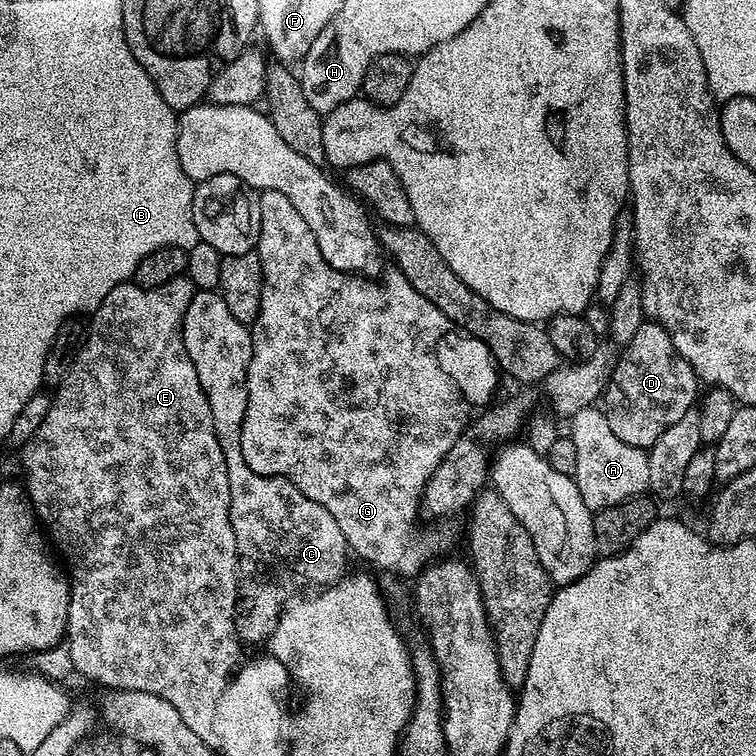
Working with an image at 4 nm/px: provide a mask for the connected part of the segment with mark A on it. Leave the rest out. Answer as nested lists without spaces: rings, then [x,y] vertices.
[[[599,407],[578,410],[578,414],[570,417],[570,424],[574,450],[578,450],[578,470],[574,479],[586,506],[599,510],[617,503],[618,498],[638,496],[649,491],[650,462],[647,451],[630,446],[615,436]]]

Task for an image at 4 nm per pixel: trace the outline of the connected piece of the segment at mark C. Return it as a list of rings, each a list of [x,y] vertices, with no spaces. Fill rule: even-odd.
[[[198,290],[193,294],[190,306],[184,315],[183,334],[186,354],[190,358],[190,362],[194,362],[194,370],[198,370],[198,382],[202,382],[202,390],[210,402],[210,414],[214,414],[214,430],[218,434],[218,446],[222,446],[222,454],[226,458],[226,474],[230,474],[230,526],[234,526],[234,542],[236,543],[236,557],[238,558],[236,589],[240,592],[240,598],[236,606],[236,633],[239,634],[241,641],[245,645],[258,643],[261,645],[264,641],[267,641],[273,630],[276,629],[278,618],[284,613],[285,608],[288,607],[293,598],[299,597],[305,590],[323,590],[331,586],[331,584],[336,584],[344,579],[346,575],[344,567],[347,566],[348,560],[350,561],[350,549],[342,530],[338,527],[338,522],[334,522],[334,514],[330,514],[330,510],[326,510],[326,506],[318,506],[318,502],[306,498],[306,494],[302,494],[302,490],[298,490],[298,486],[294,486],[286,478],[263,476],[254,470],[250,470],[250,466],[246,466],[246,458],[242,458],[240,435],[242,434],[242,422],[246,410],[246,398],[248,397],[246,394],[246,378],[248,377],[248,367],[252,357],[252,333],[249,325],[238,322],[238,318],[234,318],[234,314],[230,314],[223,295],[219,291]]]

